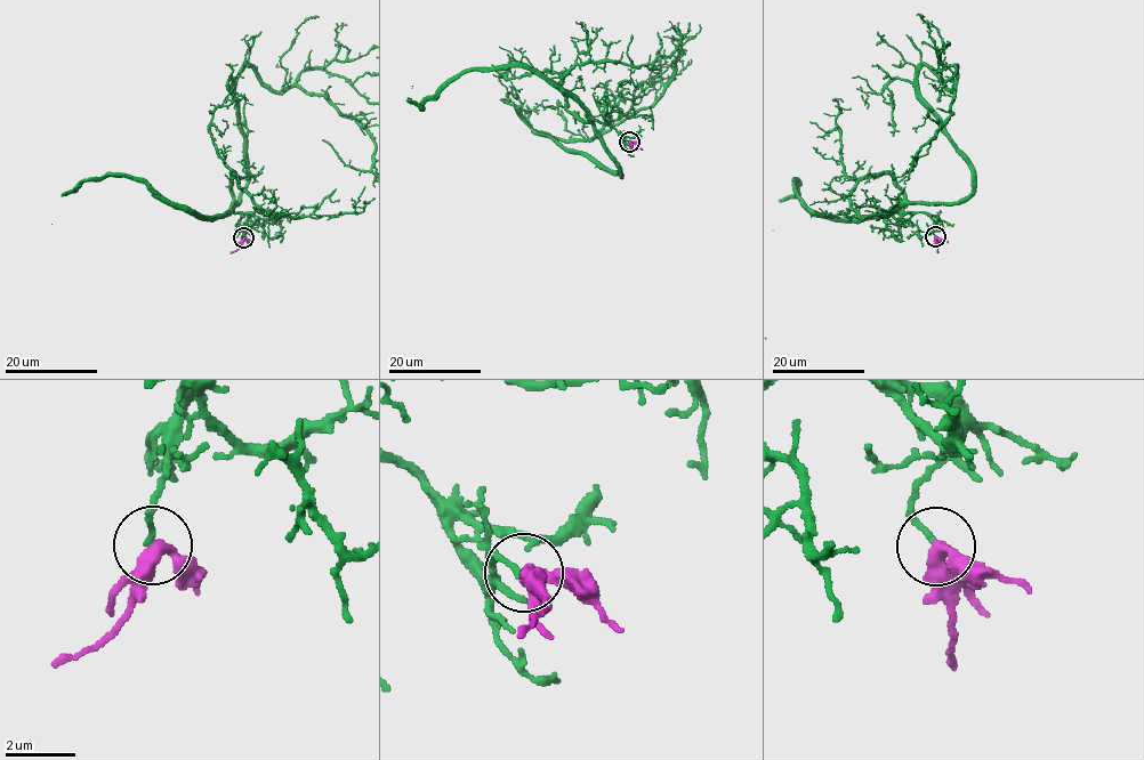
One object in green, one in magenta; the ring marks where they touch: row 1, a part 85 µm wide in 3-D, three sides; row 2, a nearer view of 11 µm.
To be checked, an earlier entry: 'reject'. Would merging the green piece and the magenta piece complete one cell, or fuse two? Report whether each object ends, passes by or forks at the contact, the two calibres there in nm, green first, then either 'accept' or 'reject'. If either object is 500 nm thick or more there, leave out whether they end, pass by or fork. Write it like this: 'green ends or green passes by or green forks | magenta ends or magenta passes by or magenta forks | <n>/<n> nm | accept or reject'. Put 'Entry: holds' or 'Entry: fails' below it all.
green ends | magenta passes by | 160/400 nm | reject
Entry: holds

